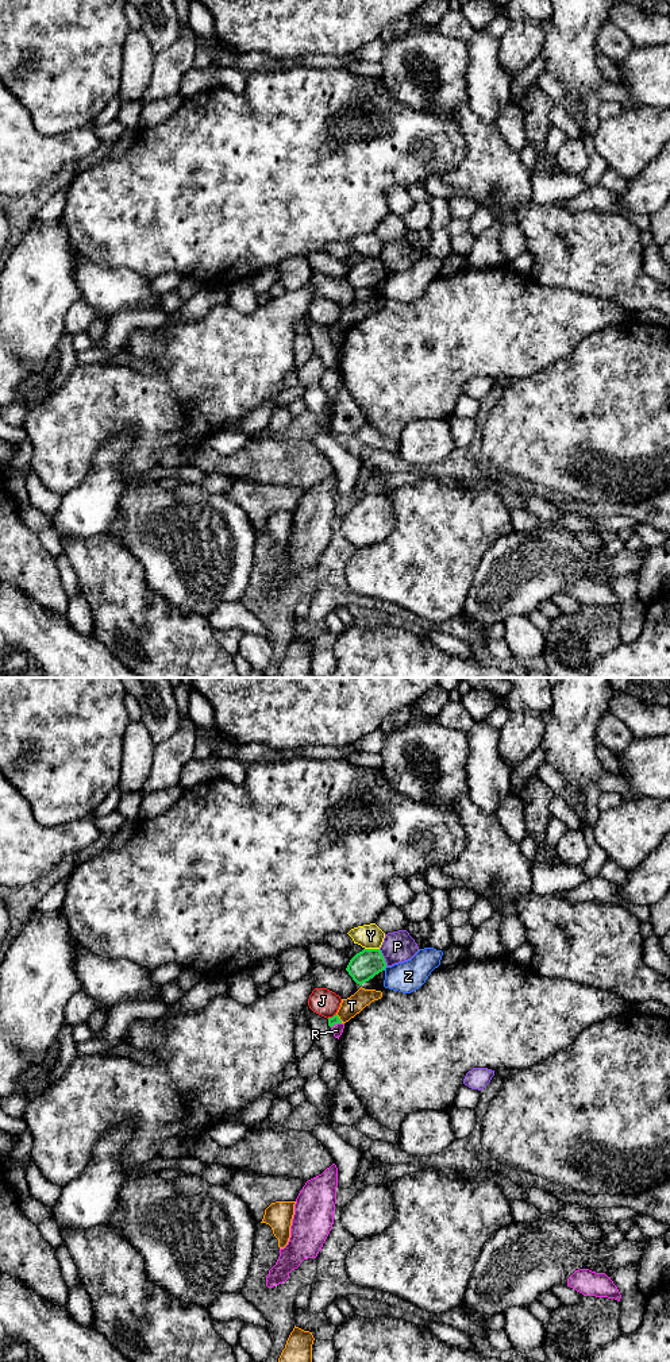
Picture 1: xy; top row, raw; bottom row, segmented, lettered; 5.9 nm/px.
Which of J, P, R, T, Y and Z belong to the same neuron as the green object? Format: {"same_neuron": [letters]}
{"same_neuron": []}

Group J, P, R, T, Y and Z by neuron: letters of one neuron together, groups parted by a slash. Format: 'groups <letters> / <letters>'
groups J / P / R / T / Y / Z

